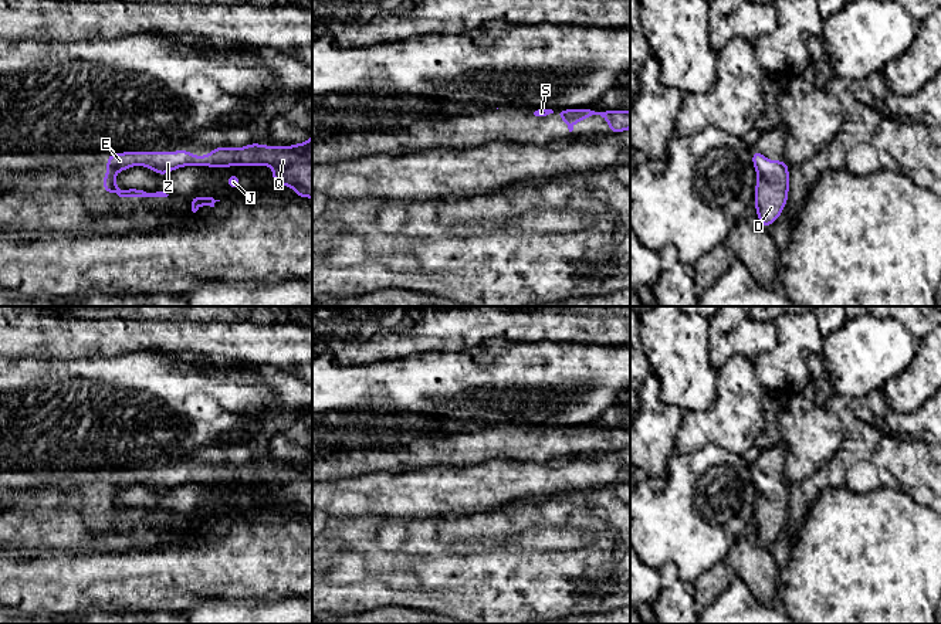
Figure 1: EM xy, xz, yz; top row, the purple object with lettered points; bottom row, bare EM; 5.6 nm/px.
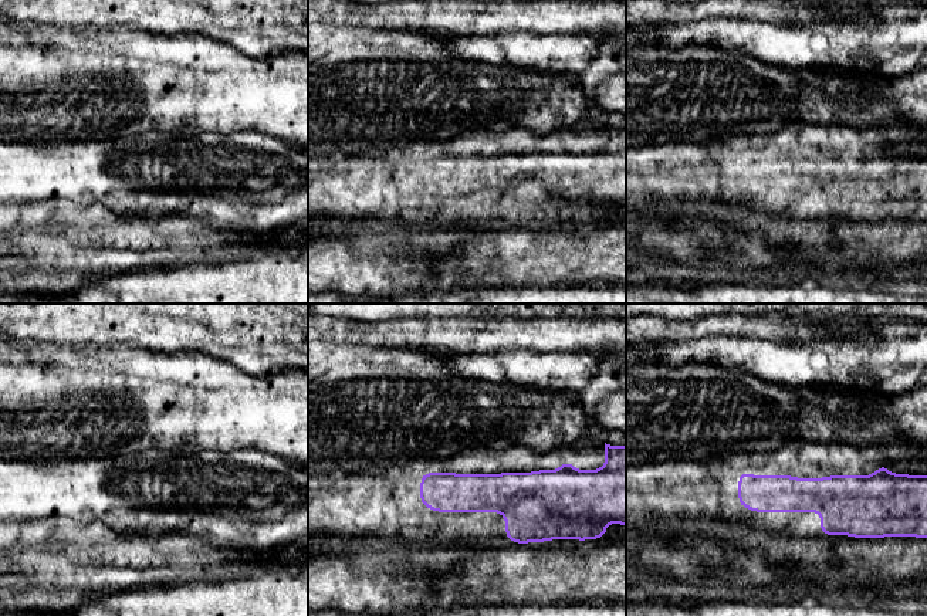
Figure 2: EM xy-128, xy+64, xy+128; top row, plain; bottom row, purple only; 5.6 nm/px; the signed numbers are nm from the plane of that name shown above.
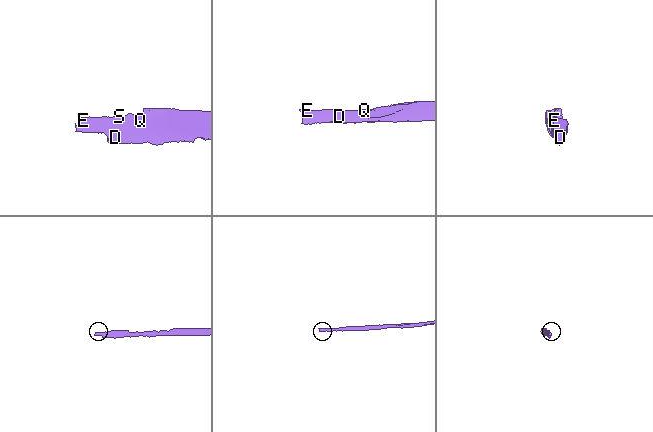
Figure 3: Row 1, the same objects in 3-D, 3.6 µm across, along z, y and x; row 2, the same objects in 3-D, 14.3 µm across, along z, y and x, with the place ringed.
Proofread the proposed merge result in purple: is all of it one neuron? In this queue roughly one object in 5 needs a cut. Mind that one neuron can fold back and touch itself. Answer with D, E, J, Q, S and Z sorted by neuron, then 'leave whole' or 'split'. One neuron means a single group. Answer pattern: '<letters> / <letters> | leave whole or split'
D E J Q S Z | leave whole

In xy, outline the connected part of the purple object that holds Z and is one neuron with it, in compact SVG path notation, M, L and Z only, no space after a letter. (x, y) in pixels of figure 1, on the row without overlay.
M312 451L304 461L291 464L268 464L257 459L238 467L217 464L206 474L196 474L186 467L175 469L121 469L106 475L106 494L101 495L102 506L119 515L167 515L163 509L123 508L115 502L115 492L132 484L146 484L156 492L167 492L185 484L233 485L236 482L255 485L265 482L273 486L277 503L290 503L297 516L312 516Z

